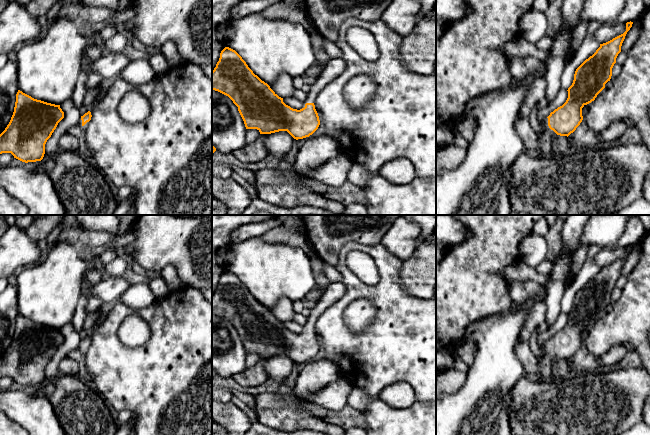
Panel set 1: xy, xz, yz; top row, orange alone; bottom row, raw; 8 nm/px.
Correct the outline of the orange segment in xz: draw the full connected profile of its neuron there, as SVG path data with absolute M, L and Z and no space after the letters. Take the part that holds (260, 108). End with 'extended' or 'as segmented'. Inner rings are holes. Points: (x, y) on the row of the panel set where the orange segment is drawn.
M225 47L212 71L212 90L228 96L233 101L238 107L246 129L257 129L260 134L287 131L294 139L298 140L309 137L318 129L320 120L314 105L317 94L336 79L345 68L346 64L341 57L331 59L316 81L310 85L303 107L297 110L286 105L283 98L279 97L267 83L255 75L235 50Z | extended

